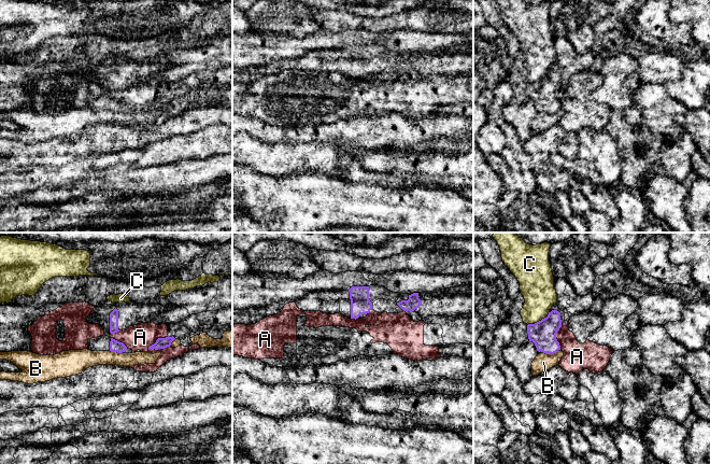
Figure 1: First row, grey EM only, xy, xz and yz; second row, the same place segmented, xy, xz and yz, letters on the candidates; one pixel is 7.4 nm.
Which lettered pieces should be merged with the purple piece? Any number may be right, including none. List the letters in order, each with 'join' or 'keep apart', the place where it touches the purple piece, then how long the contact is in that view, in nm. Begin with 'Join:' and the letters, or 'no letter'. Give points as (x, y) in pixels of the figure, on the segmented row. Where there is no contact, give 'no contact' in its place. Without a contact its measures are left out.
Join: no letter
A: keep apart; contact xy (157, 339); length 190 nm
B: keep apart; contact yz (550, 353); length 110 nm
C: keep apart; contact yz (539, 321); length 200 nm

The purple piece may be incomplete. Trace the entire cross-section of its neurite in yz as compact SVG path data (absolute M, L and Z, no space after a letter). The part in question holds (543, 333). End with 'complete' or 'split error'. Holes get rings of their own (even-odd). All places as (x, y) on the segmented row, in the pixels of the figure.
M555 304L546 318L527 325L528 339L535 343L538 354L554 354L560 350L559 342L556 339L556 334L562 327L560 311Z; split error

